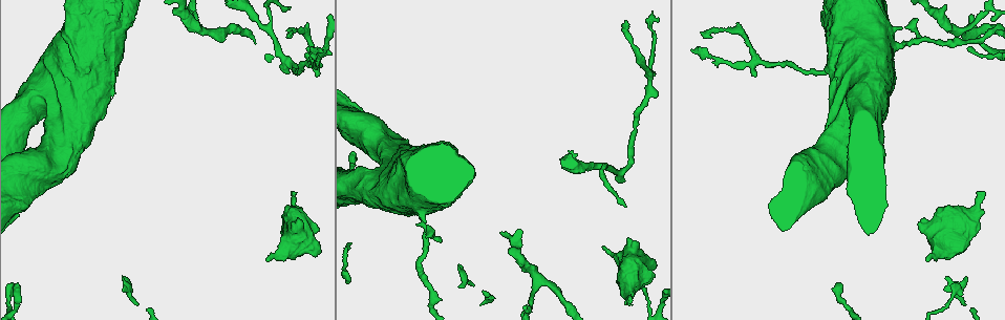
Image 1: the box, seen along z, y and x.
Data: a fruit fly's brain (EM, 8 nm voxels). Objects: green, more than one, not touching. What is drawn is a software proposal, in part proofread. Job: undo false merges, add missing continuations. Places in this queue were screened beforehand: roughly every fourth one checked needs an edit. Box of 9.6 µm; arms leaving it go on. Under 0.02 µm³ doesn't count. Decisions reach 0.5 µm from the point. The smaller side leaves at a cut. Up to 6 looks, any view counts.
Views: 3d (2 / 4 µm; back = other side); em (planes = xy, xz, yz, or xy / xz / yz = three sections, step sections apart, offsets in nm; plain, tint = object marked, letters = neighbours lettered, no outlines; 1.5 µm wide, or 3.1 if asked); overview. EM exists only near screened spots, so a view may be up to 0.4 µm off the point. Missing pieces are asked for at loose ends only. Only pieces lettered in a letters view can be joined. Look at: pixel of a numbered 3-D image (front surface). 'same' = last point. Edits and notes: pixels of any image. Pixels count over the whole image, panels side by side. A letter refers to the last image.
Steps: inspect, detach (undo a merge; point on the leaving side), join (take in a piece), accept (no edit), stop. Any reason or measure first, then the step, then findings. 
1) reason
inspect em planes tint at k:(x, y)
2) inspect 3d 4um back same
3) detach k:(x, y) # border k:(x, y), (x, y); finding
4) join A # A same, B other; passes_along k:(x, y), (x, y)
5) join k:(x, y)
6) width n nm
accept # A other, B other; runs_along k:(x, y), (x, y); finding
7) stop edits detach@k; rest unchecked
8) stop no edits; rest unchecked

branch stops here
inspect 3d 4um at 1:(982, 192)

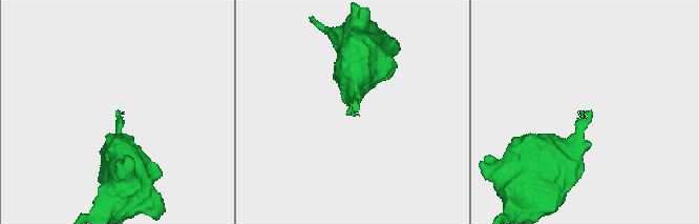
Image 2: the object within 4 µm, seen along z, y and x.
shape alone is not enough
inspect em planes tint at 2:(354, 115)

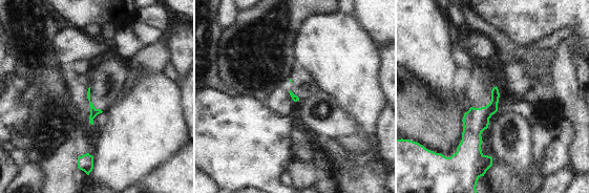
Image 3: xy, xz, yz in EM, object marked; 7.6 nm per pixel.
inspect em planes letters same

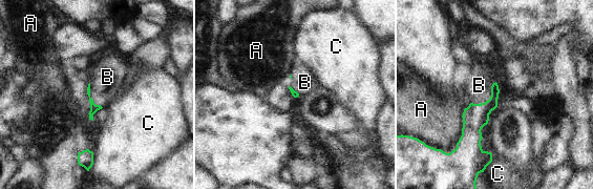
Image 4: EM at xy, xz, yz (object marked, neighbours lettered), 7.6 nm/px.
join B # A other, B same, C other; passes_along 4:(474, 117), (489, 99), (479, 85); the neuron continues

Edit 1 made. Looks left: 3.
stops while still wide
inspect em yz step 4 letters at 1:(291, 222)

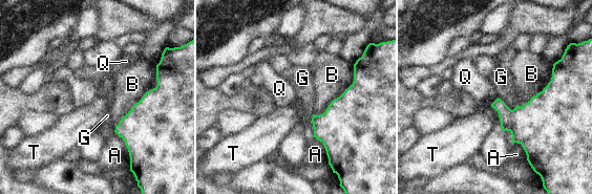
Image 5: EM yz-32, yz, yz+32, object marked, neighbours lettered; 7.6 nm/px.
another direction
inspect em planes letters same

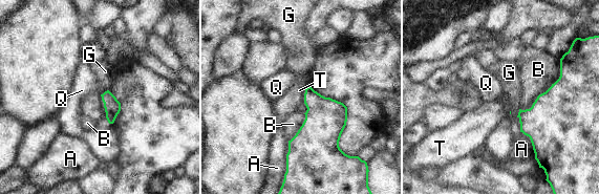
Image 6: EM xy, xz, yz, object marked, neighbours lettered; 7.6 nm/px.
longest_contact B 500 nm
accept # A other, B other, G other, Q other, T other; border 6:(100, 94), (108, 122); no lettered piece goes on from it

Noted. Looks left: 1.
branch stops here
inspect em xy step 8 letters at 1:(291, 31)

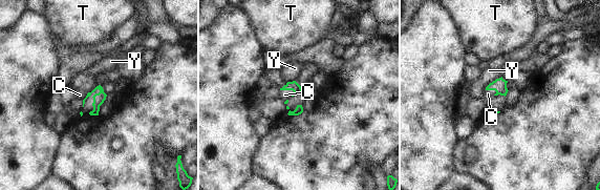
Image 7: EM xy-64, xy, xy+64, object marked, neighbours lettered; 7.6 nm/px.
join C # C same, T other, Y other; passes_along 7:(294, 86), (287, 89), (284, 94); it goes on there

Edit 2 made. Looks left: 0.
stop edits join@4, join@7; rest unchecked

